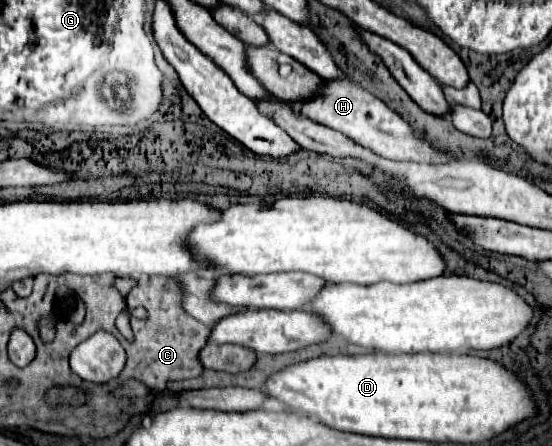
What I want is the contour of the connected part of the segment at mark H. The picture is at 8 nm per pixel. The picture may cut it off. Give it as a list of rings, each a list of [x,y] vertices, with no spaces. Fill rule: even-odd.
[[[334,78],[334,80],[322,80],[320,92],[316,98],[306,98],[306,102],[300,102],[300,110],[306,118],[314,120],[316,124],[328,126],[332,130],[338,130],[340,134],[348,136],[356,144],[374,150],[382,158],[392,158],[400,162],[430,162],[430,164],[446,164],[452,158],[446,154],[446,150],[434,150],[424,140],[416,138],[412,134],[412,128],[406,120],[402,120],[394,110],[384,106],[376,96],[368,94],[354,82],[346,78]]]

